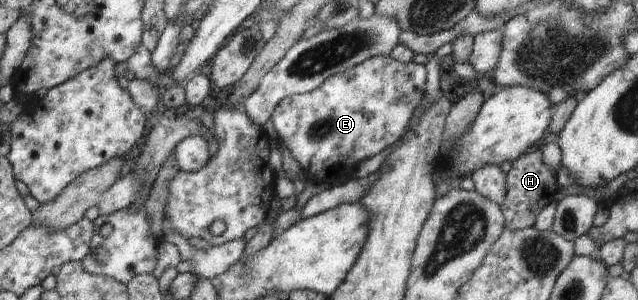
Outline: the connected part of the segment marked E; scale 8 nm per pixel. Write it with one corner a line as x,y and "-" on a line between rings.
374,56
344,73
329,77
311,92
286,96
272,112
271,120
280,145
291,151
293,158
300,164
304,177
310,182
329,182
335,185
352,177
361,161
378,155
399,141
409,129
409,121
421,102
425,83
424,64
400,63
390,56

